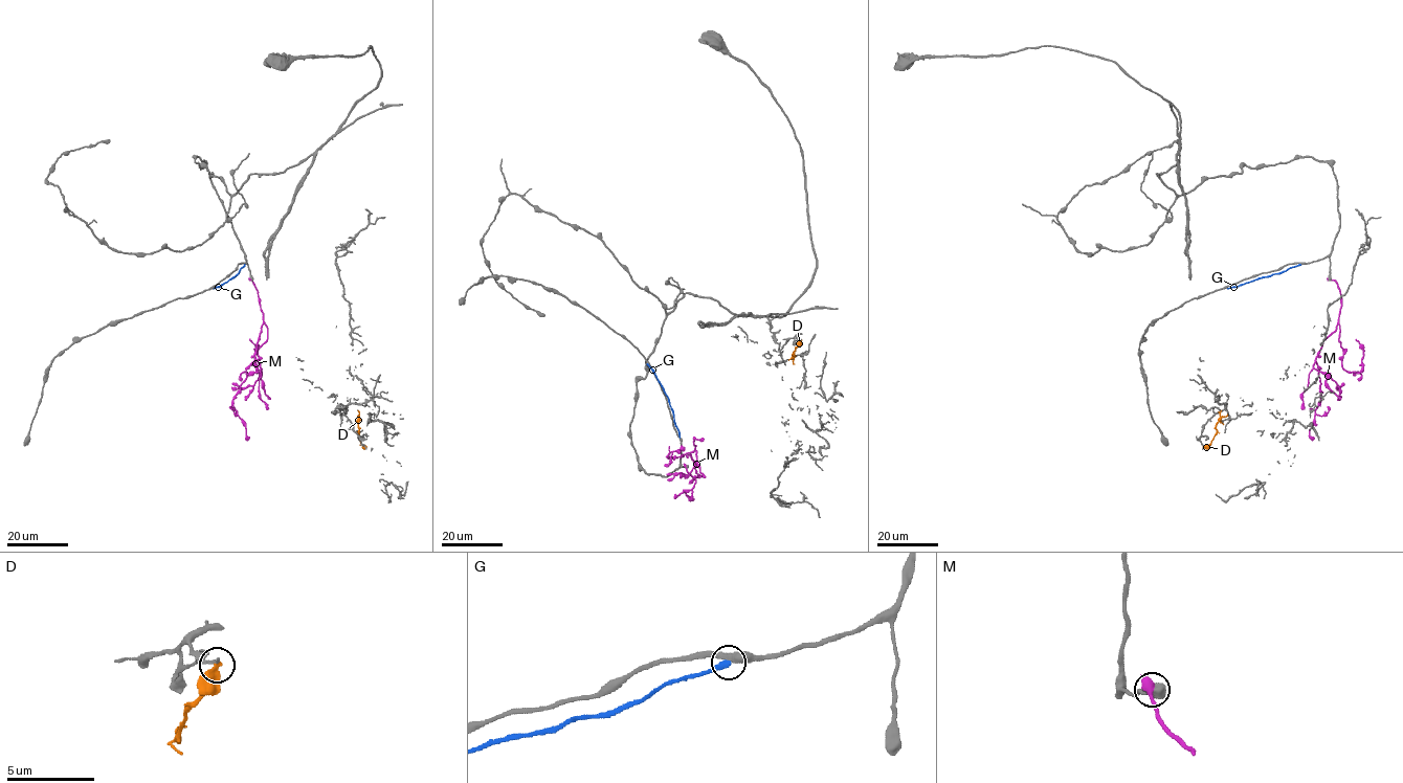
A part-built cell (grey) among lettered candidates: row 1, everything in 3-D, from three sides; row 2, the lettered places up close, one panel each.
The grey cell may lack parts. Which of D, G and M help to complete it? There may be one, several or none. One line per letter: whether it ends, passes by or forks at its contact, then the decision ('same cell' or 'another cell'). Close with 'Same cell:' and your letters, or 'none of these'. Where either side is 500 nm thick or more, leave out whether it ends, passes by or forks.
D: another cell
G: it ends | another cell
M: another cell
Same cell: none of these

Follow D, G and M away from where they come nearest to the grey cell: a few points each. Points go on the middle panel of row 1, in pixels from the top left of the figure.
D: (800, 340), (794, 353), (794, 363)
G: (680, 438), (668, 398), (646, 363)
M: (685, 466), (694, 478), (697, 475), (690, 452), (668, 457), (681, 446), (684, 450)

